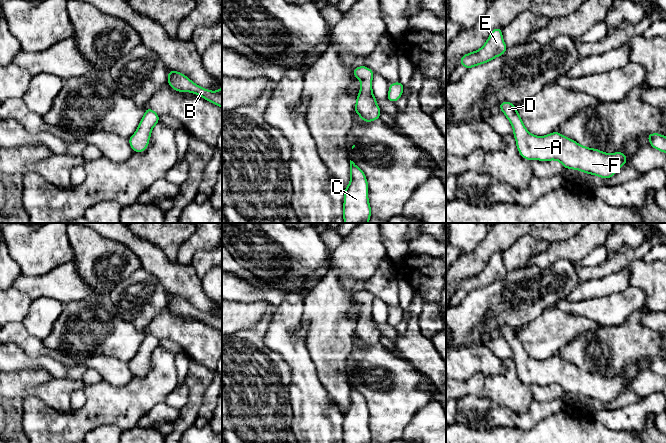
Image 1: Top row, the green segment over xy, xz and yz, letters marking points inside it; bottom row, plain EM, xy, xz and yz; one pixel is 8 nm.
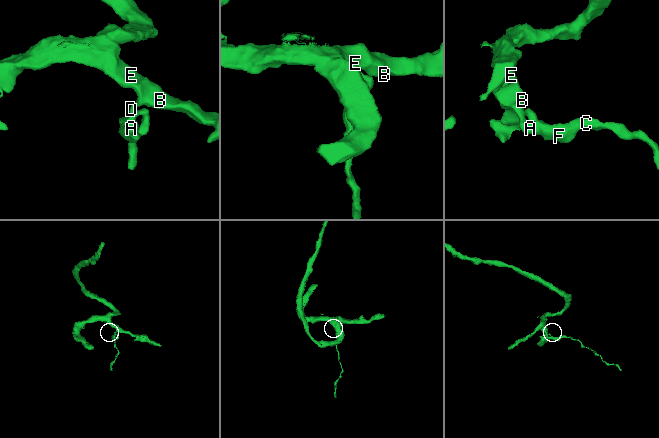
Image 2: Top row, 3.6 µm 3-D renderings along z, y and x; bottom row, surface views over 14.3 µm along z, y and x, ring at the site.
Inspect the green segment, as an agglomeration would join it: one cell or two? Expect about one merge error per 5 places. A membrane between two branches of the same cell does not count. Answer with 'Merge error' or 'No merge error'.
No merge error

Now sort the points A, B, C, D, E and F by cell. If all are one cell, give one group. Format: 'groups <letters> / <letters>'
groups A B C D E F

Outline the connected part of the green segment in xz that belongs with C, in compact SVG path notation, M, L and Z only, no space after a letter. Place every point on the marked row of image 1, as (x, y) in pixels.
M350 160L351 181L344 190L344 223L368 223L371 208L365 173Z

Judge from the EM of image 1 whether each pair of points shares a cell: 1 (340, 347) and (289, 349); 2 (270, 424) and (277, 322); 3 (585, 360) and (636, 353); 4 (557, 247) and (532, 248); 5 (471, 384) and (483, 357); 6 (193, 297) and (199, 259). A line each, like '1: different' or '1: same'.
1: different
2: different
3: same
4: different
5: different
6: different

